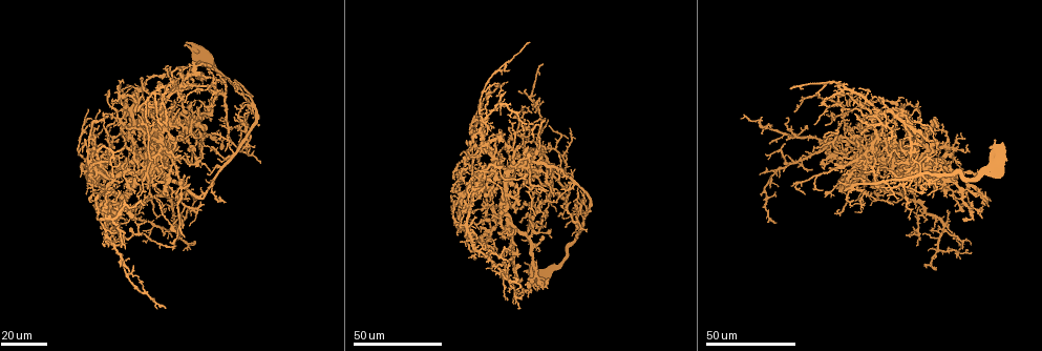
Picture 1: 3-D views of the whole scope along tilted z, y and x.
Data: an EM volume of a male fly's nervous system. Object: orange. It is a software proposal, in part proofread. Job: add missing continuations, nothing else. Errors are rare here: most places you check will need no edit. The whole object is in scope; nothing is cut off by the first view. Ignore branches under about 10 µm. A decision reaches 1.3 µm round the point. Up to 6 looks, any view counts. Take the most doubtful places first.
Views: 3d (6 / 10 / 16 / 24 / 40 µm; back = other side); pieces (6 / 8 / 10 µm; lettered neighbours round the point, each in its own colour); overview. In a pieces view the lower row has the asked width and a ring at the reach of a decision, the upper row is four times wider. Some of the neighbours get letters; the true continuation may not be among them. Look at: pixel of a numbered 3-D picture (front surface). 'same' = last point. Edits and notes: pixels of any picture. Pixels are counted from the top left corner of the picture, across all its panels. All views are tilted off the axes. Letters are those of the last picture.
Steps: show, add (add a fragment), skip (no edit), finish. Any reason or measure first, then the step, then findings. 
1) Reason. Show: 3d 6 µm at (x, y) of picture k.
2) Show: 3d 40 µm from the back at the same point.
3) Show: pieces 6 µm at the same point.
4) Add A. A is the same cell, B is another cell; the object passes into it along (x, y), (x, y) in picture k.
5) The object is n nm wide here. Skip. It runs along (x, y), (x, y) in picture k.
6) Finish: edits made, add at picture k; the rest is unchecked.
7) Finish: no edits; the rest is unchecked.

Free end. Show: 3d 40 µm at (577, 232) of picture 1.

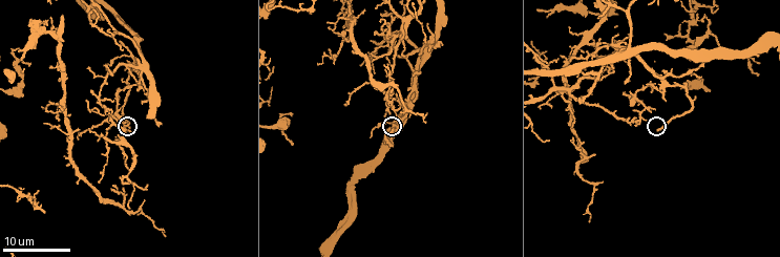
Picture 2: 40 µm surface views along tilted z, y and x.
Show: pieces 8 µm at (394, 130) of picture 2.

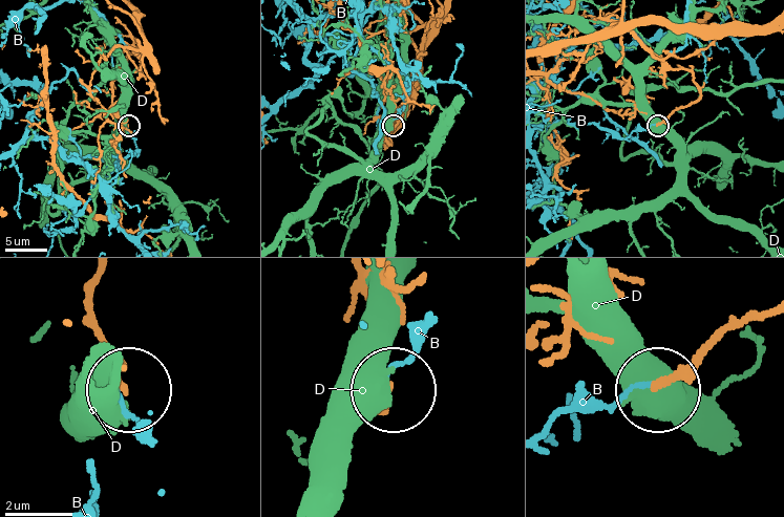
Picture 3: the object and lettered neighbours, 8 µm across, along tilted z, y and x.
Skip. B and D are other cells; it runs along (638, 41), (689, 71), (698, 85), (697, 100), (659, 124) in picture 3; none of them fits.

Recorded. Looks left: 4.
Tapers out. Show: 3d 24 µm at (161, 92) of picture 1.

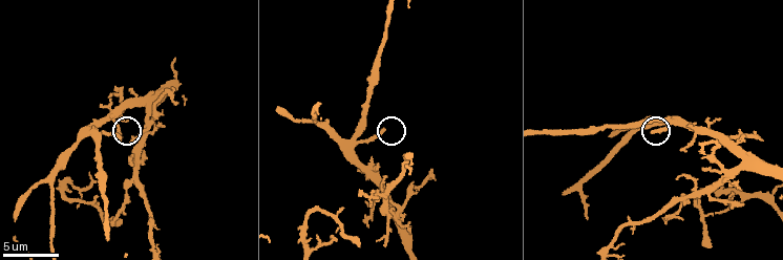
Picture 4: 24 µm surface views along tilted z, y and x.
Show: pieces 6 µm at (382, 130) of picture 4.

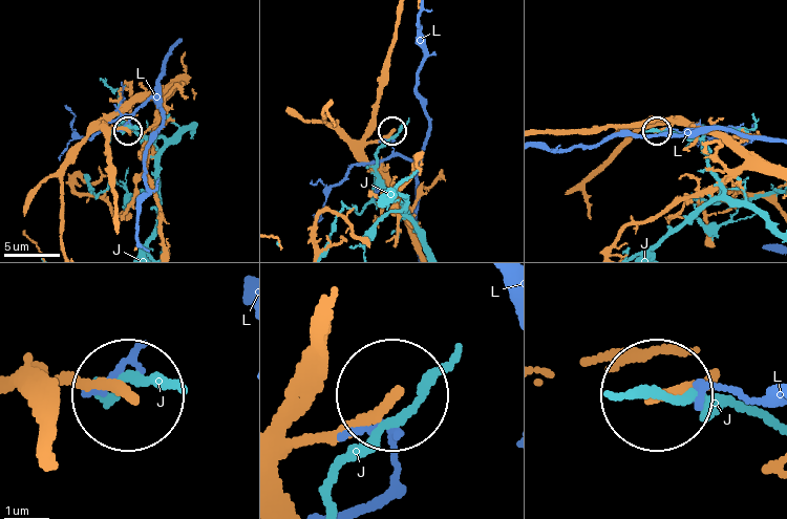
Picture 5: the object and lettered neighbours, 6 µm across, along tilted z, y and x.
The object is 190 nm wide here. Skip. J and L are other cells; it runs along (60, 367), (127, 393) in picture 5; no lettered fragment goes on from it.

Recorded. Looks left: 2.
An open end. Show: 3d 40 µm at (475, 238) of picture 1.

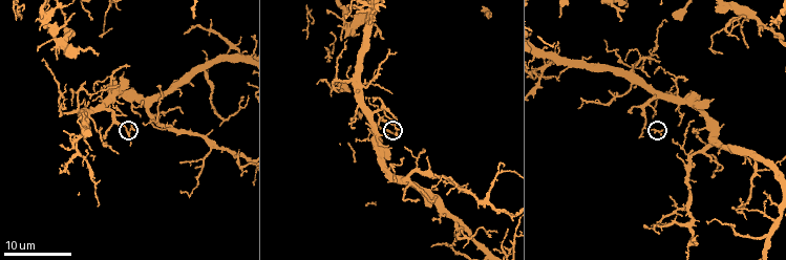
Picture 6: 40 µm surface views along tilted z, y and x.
Show: pieces 10 µm at (661, 129) of picture 6.

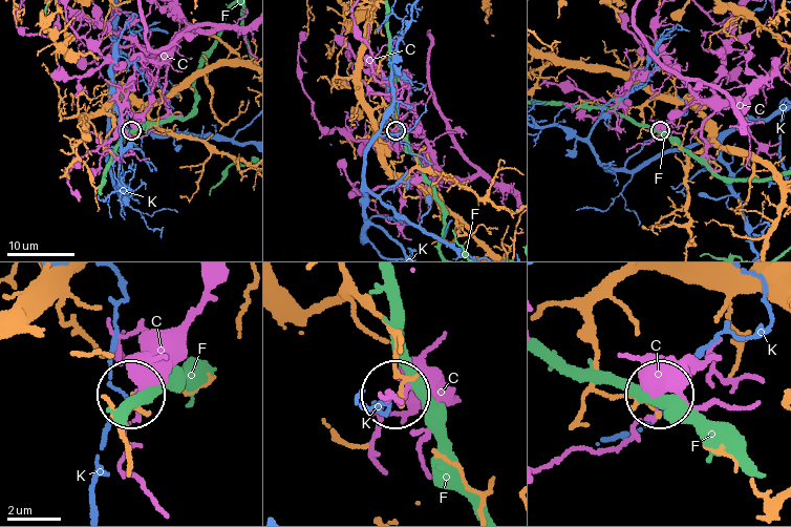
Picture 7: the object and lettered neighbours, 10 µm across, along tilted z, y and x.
The object is 190 nm wide here. Skip. C, F and K are other cells; it runs along (308, 307), (346, 293), (369, 303), (394, 340), (399, 393) in picture 7; none of them fits.

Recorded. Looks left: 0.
Finish: no edits; the rest is unchecked.

